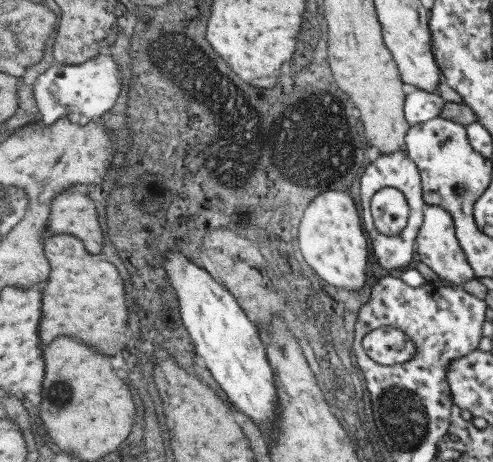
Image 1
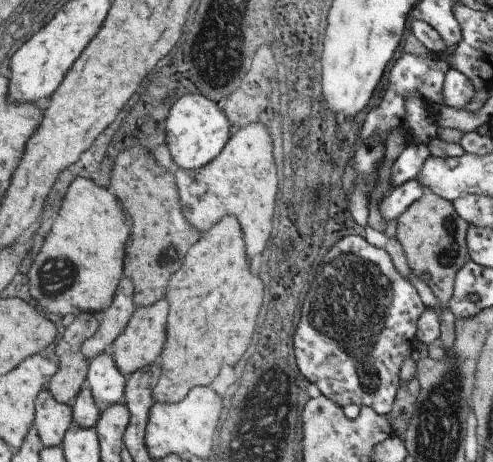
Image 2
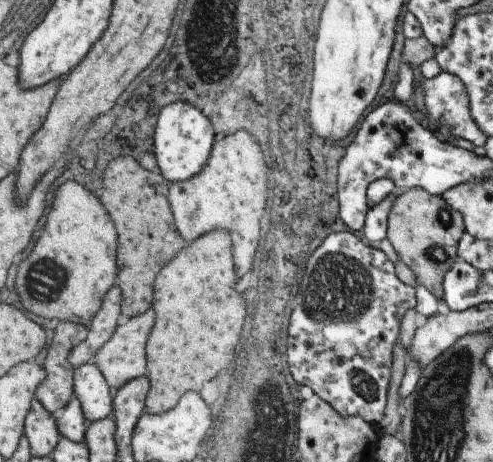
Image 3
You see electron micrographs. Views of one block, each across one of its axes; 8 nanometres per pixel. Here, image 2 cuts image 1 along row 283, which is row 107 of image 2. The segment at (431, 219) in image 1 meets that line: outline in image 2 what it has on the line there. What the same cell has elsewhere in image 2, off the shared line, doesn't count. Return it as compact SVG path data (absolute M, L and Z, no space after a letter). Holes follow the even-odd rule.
M449 70L445 74L441 84L441 106L453 110L465 110L465 106L471 102L473 96L475 96L473 86L463 74L455 70Z

